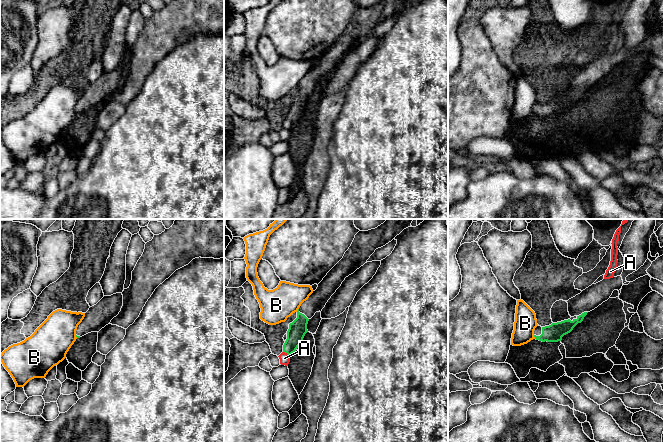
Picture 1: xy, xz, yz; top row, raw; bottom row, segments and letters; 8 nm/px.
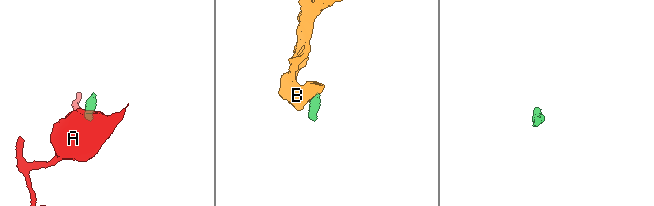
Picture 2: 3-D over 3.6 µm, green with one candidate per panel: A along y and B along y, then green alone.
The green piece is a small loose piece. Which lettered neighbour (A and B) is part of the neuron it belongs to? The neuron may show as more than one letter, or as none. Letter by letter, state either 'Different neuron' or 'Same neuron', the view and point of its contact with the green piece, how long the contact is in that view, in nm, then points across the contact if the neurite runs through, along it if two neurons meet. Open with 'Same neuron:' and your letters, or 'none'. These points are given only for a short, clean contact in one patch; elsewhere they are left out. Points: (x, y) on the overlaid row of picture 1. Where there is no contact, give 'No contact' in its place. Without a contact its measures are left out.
Same neuron: none
A: Different neuron. Touches green at xz (286, 352). Shared border 70 nm. Boundary: xz (283, 351), (289, 355)
B: Different neuron. Touches green at xz (298, 309). Shared border 50 nm. Boundary: xz (299, 306), (296, 311)

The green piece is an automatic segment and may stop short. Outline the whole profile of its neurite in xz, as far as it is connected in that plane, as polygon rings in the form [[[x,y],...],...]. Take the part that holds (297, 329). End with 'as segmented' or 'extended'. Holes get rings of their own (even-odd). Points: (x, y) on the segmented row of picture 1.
[[[386,219],[375,229],[359,231],[343,258],[327,273],[309,298],[297,311],[297,318],[289,324],[283,352],[291,355],[296,351],[308,332],[308,321],[316,312],[321,312],[328,300],[341,286],[346,277],[367,263],[375,252],[391,242],[404,229],[411,227],[414,219]]]; extended

